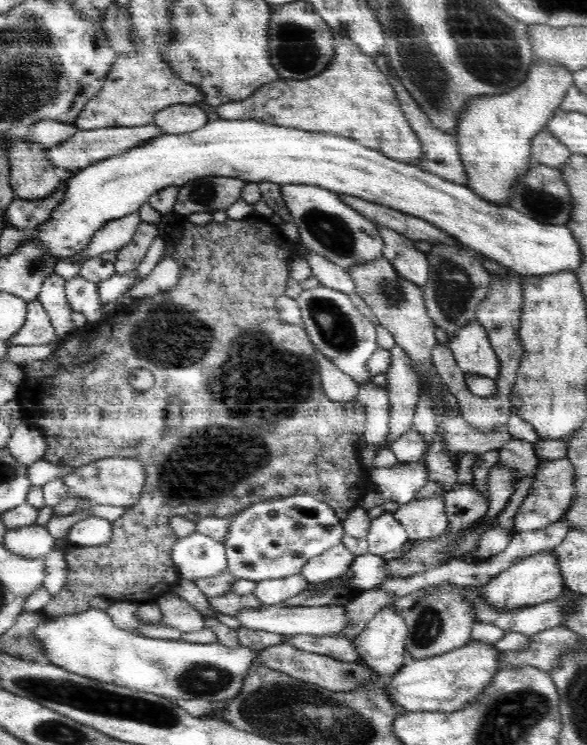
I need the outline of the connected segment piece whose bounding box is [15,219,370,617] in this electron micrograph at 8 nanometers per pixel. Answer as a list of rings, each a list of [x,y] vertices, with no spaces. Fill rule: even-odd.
[[[229,219],[224,224],[211,221],[206,225],[194,225],[184,220],[181,226],[181,235],[173,246],[174,252],[171,254],[173,259],[179,264],[180,279],[178,284],[172,290],[164,291],[132,302],[133,309],[119,311],[114,315],[106,315],[98,321],[98,326],[89,334],[89,337],[80,333],[81,329],[60,346],[57,347],[48,358],[44,360],[35,360],[27,362],[21,369],[24,376],[19,385],[19,391],[15,396],[20,404],[20,416],[23,423],[32,425],[47,442],[47,449],[43,454],[42,460],[53,462],[54,464],[65,464],[70,468],[78,468],[91,462],[106,458],[134,458],[143,463],[146,469],[145,486],[142,489],[138,502],[125,507],[123,515],[116,520],[111,521],[112,534],[111,539],[100,546],[80,546],[69,545],[64,548],[65,559],[67,562],[67,583],[64,588],[57,592],[50,599],[50,602],[43,606],[42,613],[45,616],[57,617],[64,615],[74,615],[84,612],[90,608],[90,600],[94,596],[104,597],[111,602],[130,601],[131,603],[156,603],[160,597],[172,592],[181,579],[180,574],[172,562],[172,546],[178,540],[176,533],[170,527],[170,518],[172,516],[186,517],[186,520],[198,522],[205,517],[229,517],[240,514],[250,505],[264,500],[274,500],[278,496],[288,496],[288,494],[298,494],[298,492],[308,492],[316,499],[326,501],[338,518],[344,520],[346,515],[356,506],[360,500],[370,491],[369,490],[369,470],[364,468],[360,462],[360,446],[357,440],[363,436],[366,423],[366,414],[364,405],[358,400],[346,402],[334,402],[330,400],[322,389],[320,378],[320,369],[315,355],[315,346],[312,344],[308,333],[302,325],[290,324],[280,318],[279,310],[275,307],[276,300],[284,295],[286,283],[288,282],[288,252],[280,248],[280,239],[282,235],[276,236],[279,228],[275,226],[264,226],[260,222],[252,220]],[[134,369],[148,370],[154,375],[154,386],[146,392],[134,391],[129,385],[128,376],[134,372]],[[176,396],[182,406],[182,416],[184,422],[180,429],[175,429],[172,434],[174,440],[170,440],[170,434],[166,434],[166,427],[162,426],[162,408],[166,406],[166,398]],[[200,420],[206,420],[204,426],[198,426]]]

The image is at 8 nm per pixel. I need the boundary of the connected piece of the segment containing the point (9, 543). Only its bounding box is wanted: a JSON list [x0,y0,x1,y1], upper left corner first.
[1,525,55,558]

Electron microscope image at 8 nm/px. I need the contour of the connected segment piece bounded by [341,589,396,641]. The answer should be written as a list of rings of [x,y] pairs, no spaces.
[[[380,589],[361,590],[355,599],[345,606],[346,615],[351,624],[341,636],[351,641],[356,640],[368,622],[376,616],[376,612],[395,599],[392,593]]]

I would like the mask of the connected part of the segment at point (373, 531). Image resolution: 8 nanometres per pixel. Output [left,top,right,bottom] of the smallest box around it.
[365,511,409,556]

